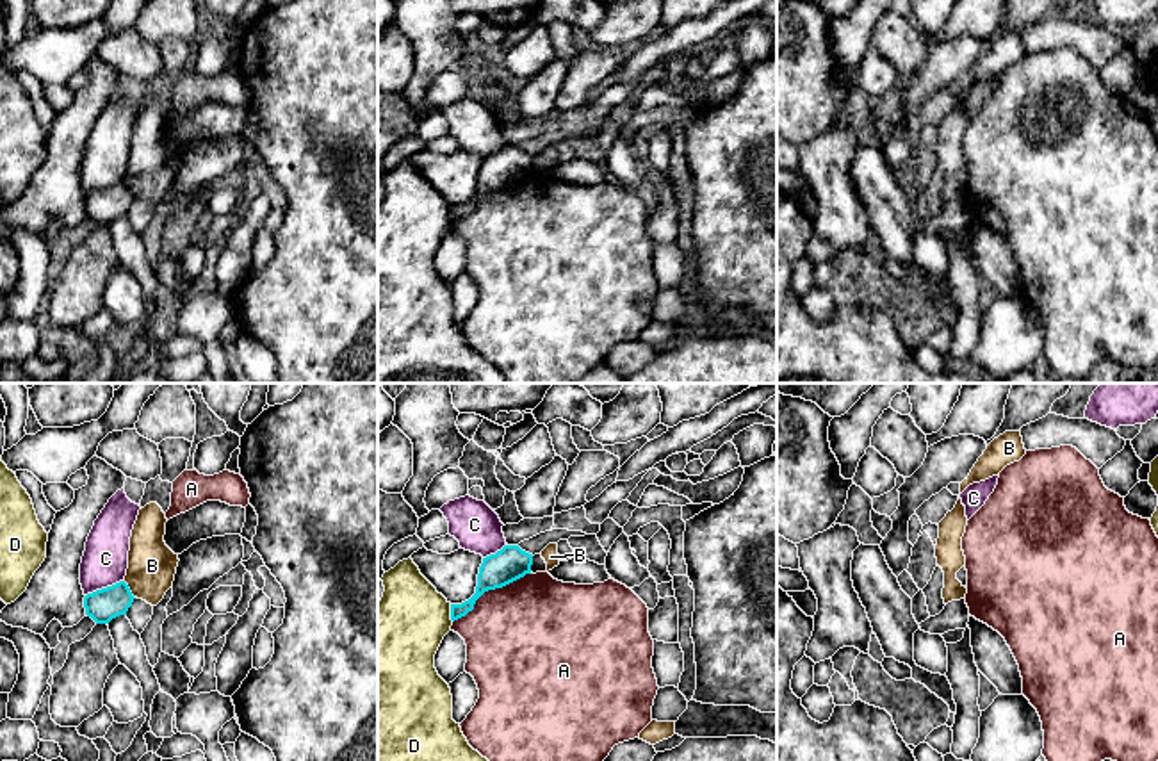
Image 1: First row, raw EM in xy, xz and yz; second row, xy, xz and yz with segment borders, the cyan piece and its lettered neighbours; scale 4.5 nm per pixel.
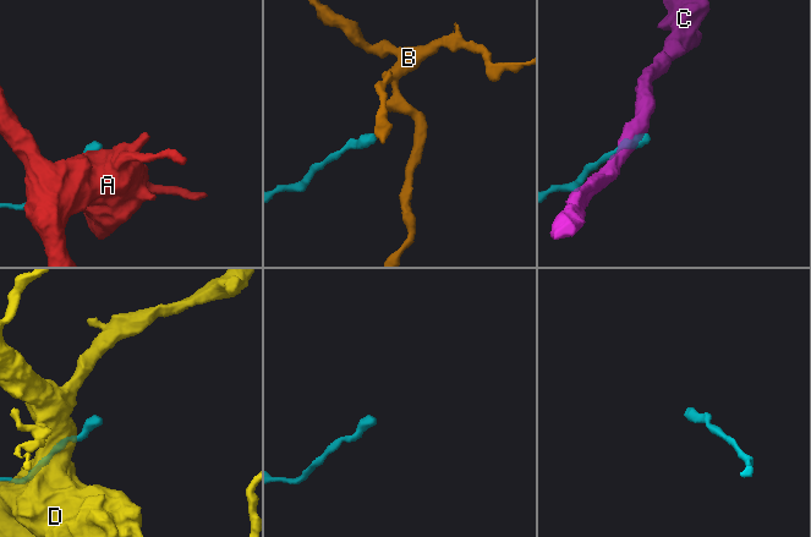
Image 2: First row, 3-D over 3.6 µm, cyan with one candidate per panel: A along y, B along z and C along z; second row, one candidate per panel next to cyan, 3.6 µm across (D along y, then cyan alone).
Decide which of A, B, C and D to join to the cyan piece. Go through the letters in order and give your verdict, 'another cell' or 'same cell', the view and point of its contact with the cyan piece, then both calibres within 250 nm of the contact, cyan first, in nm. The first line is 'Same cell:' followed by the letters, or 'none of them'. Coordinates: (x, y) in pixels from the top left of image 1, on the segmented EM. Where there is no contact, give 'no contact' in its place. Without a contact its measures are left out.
Same cell: none of them
A: another cell; contact xz (490, 589); calibres 160 and 480 nm
B: another cell; contact xy (129, 590); calibres 150 and 220 nm
C: another cell; contact xy (104, 589); calibres 150 and 200 nm
D: another cell; contact xz (451, 613); calibres 120 and 360 nm

